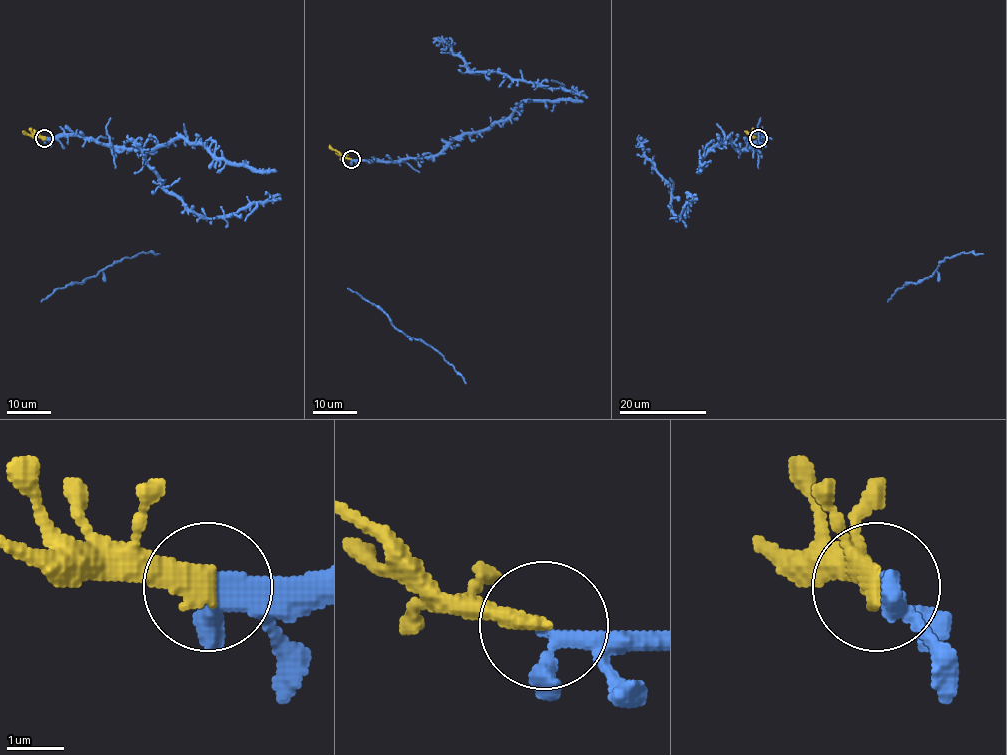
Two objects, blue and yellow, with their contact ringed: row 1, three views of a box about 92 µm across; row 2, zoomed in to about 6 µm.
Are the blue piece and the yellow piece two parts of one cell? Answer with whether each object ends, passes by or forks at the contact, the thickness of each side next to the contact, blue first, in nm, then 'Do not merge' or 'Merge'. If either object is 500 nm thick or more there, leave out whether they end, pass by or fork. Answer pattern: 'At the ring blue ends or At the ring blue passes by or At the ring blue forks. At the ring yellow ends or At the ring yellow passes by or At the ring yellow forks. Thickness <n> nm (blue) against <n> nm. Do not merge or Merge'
At the ring blue passes by. At the ring yellow ends. Thickness 340 nm (blue) against 420 nm. Merge

